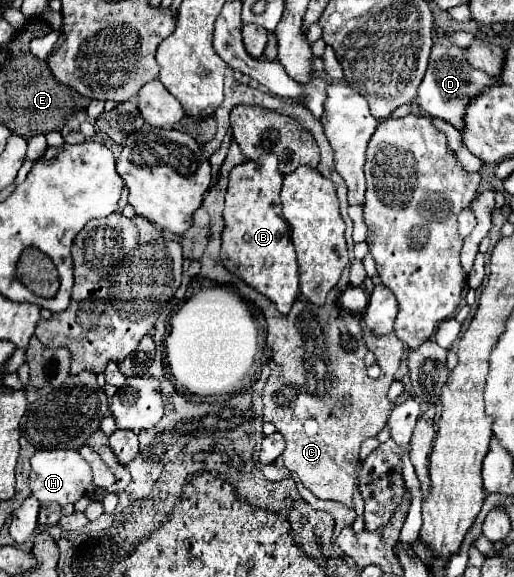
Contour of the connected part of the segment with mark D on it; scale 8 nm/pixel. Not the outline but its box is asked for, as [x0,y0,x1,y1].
[416,44,496,130]

